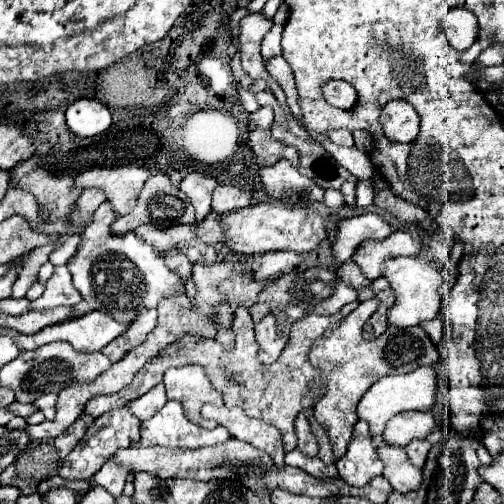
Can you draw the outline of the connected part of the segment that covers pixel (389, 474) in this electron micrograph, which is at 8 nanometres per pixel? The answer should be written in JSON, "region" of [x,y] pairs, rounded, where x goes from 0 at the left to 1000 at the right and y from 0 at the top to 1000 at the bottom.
{"region":[[[754,877],[746,893],[750,893],[754,913],[762,917],[762,944],[786,976],[806,980],[833,964],[833,952],[841,948],[837,933],[817,925],[802,889],[770,885],[770,881]]]}

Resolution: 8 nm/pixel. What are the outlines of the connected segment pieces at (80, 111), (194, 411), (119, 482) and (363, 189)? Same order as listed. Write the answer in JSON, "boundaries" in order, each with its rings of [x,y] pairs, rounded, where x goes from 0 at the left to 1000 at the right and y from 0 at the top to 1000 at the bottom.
{"boundaries":[[[[151,198],[131,218],[131,246],[155,274],[187,274],[210,262],[222,246],[218,218],[194,198]]],[[[397,726],[333,730],[325,742],[325,766],[329,766],[333,794],[357,798],[377,837],[401,849],[433,845],[425,833],[405,833],[397,821],[397,810],[413,798],[425,806],[440,806],[440,786],[425,774],[405,730]]],[[[218,909],[190,940],[187,948],[179,952],[183,964],[202,964],[210,968],[222,984],[238,984],[242,980],[242,968],[246,968],[246,956],[250,956],[250,925],[234,921],[226,909]]],[[[710,361],[706,369],[706,409],[710,413],[730,413],[742,405],[742,377],[734,361]]]]}

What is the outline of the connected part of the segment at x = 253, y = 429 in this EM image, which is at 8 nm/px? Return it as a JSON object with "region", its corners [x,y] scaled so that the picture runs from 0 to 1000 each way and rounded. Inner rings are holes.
{"region":[[[440,806],[433,817],[433,841],[448,845],[452,857],[484,877],[504,881],[508,889],[532,897],[548,925],[563,925],[563,889],[560,889],[560,865],[556,853],[516,829],[496,829],[484,810],[464,806],[448,810]]]}

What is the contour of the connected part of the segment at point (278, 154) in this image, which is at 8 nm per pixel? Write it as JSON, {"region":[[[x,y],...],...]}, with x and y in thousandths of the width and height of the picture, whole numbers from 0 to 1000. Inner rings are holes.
{"region":[[[504,254],[492,270],[492,286],[508,306],[512,329],[540,329],[548,325],[556,313],[563,313],[563,298],[567,286],[548,282],[536,270],[536,258],[520,258],[520,254]]]}

